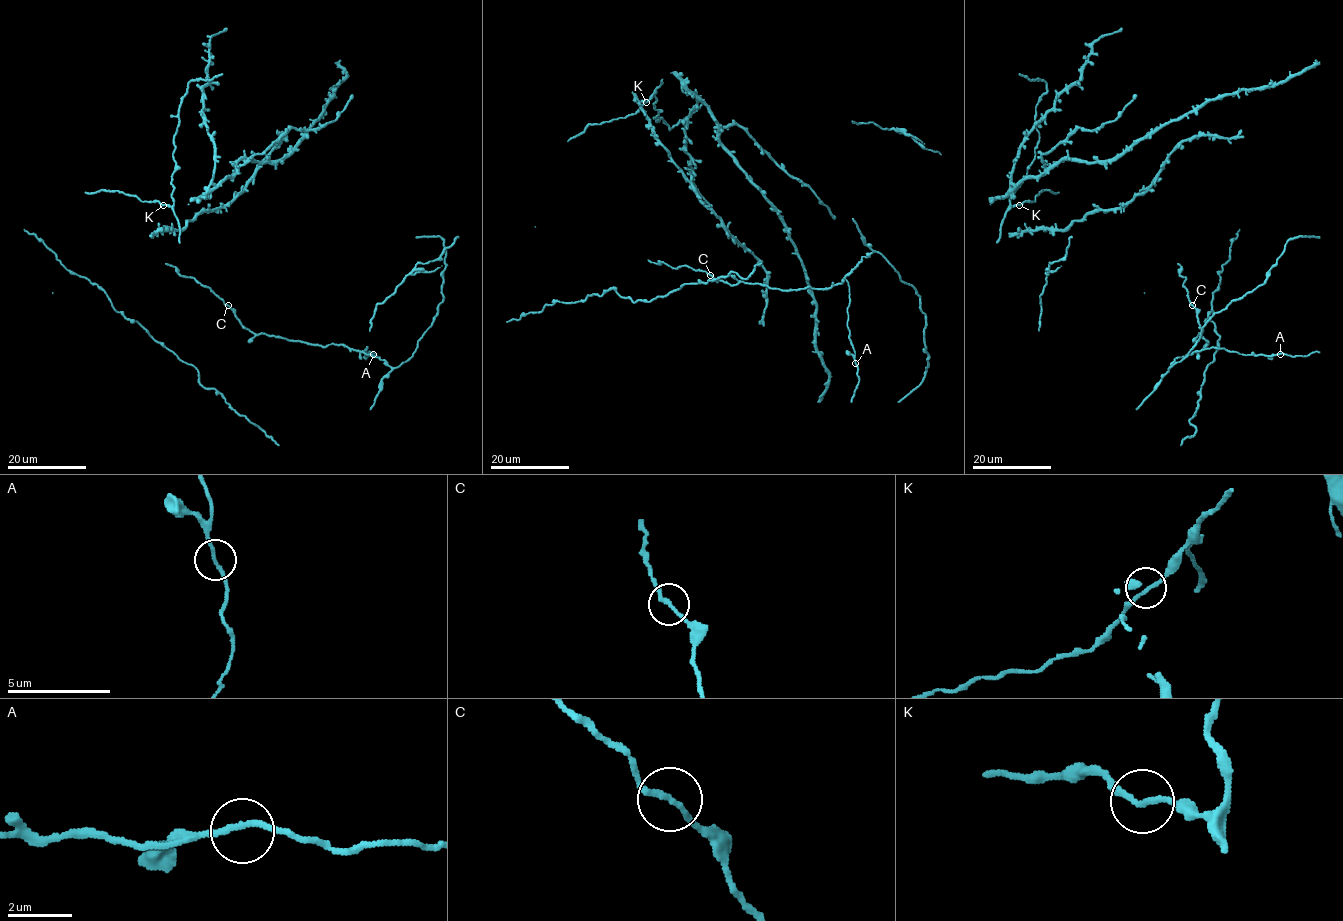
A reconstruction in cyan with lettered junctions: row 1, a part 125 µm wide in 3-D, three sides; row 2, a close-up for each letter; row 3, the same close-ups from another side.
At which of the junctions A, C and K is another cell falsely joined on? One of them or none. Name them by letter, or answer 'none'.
none

